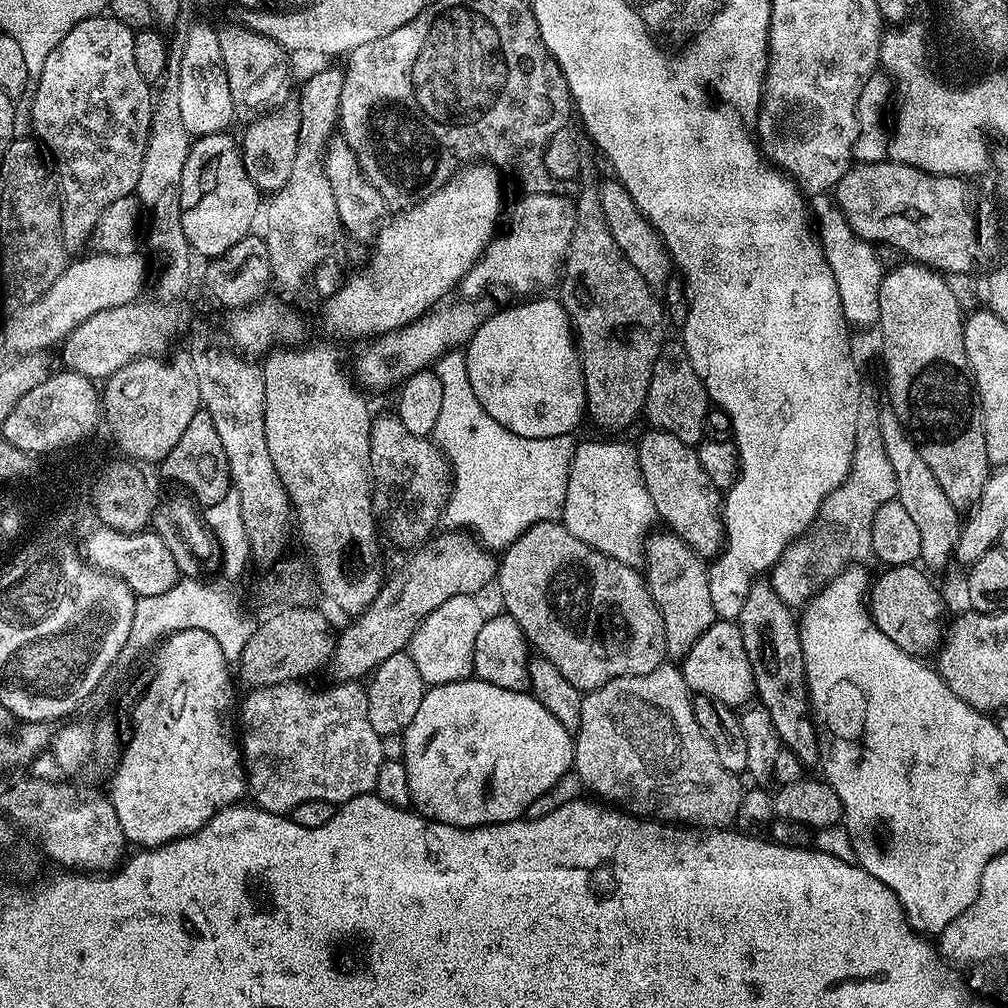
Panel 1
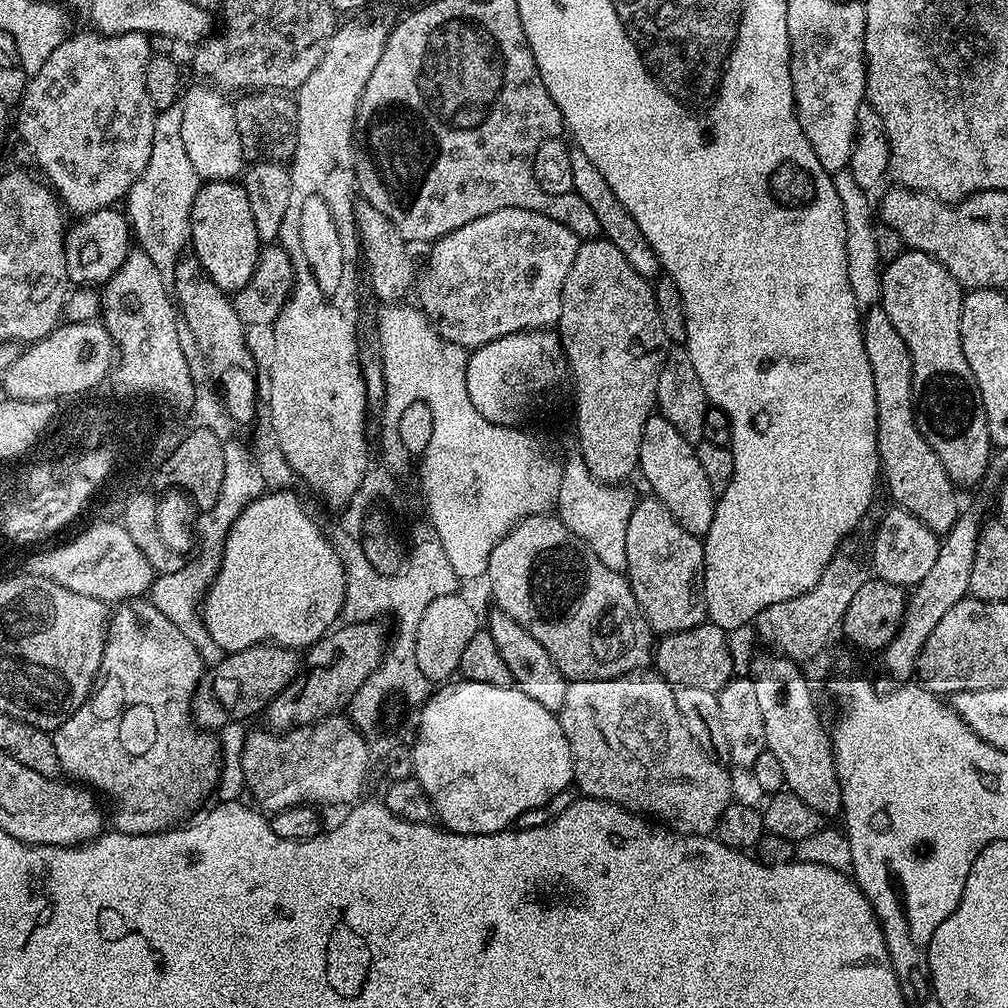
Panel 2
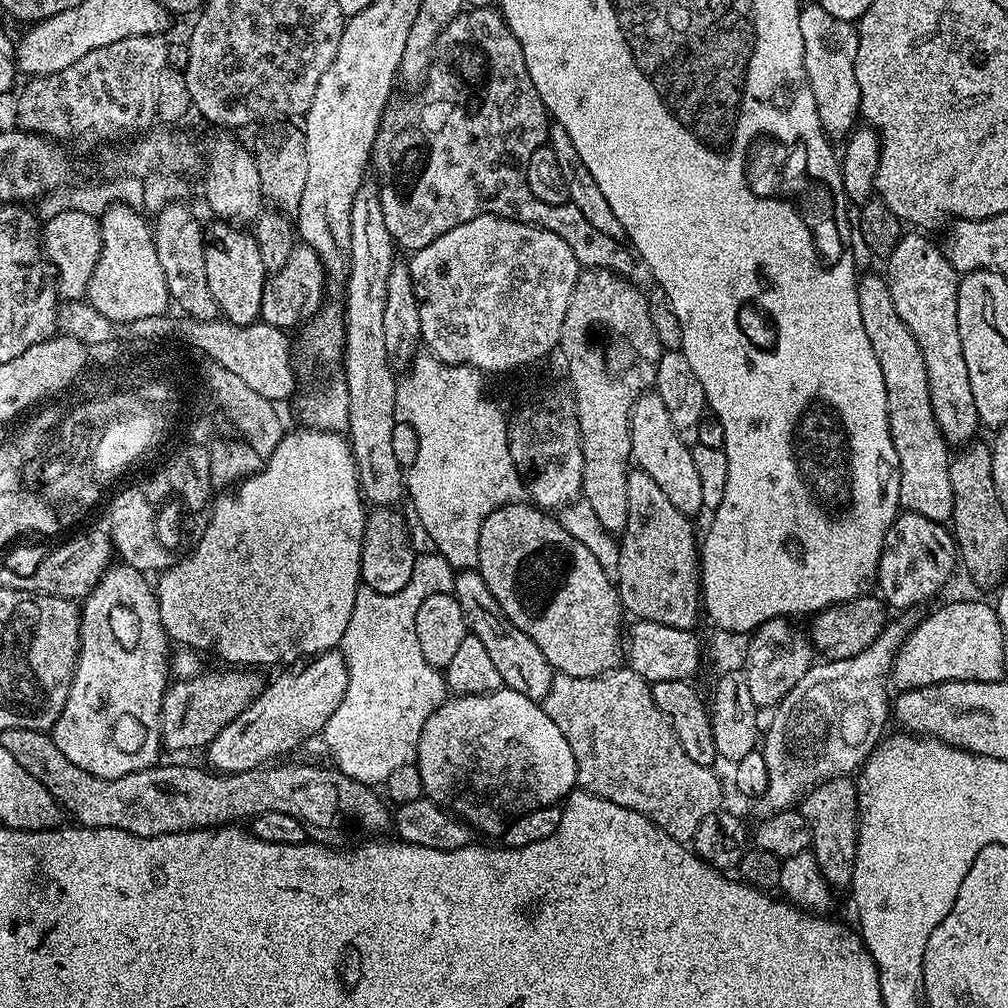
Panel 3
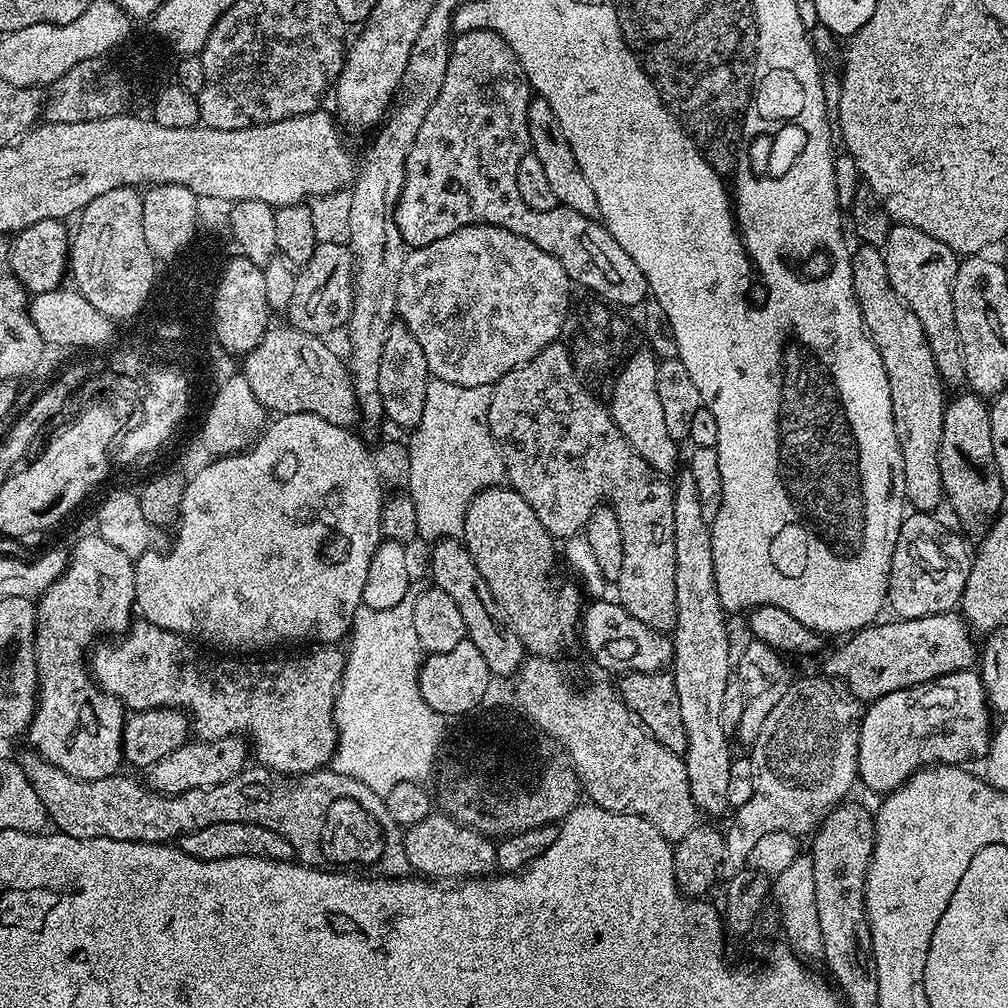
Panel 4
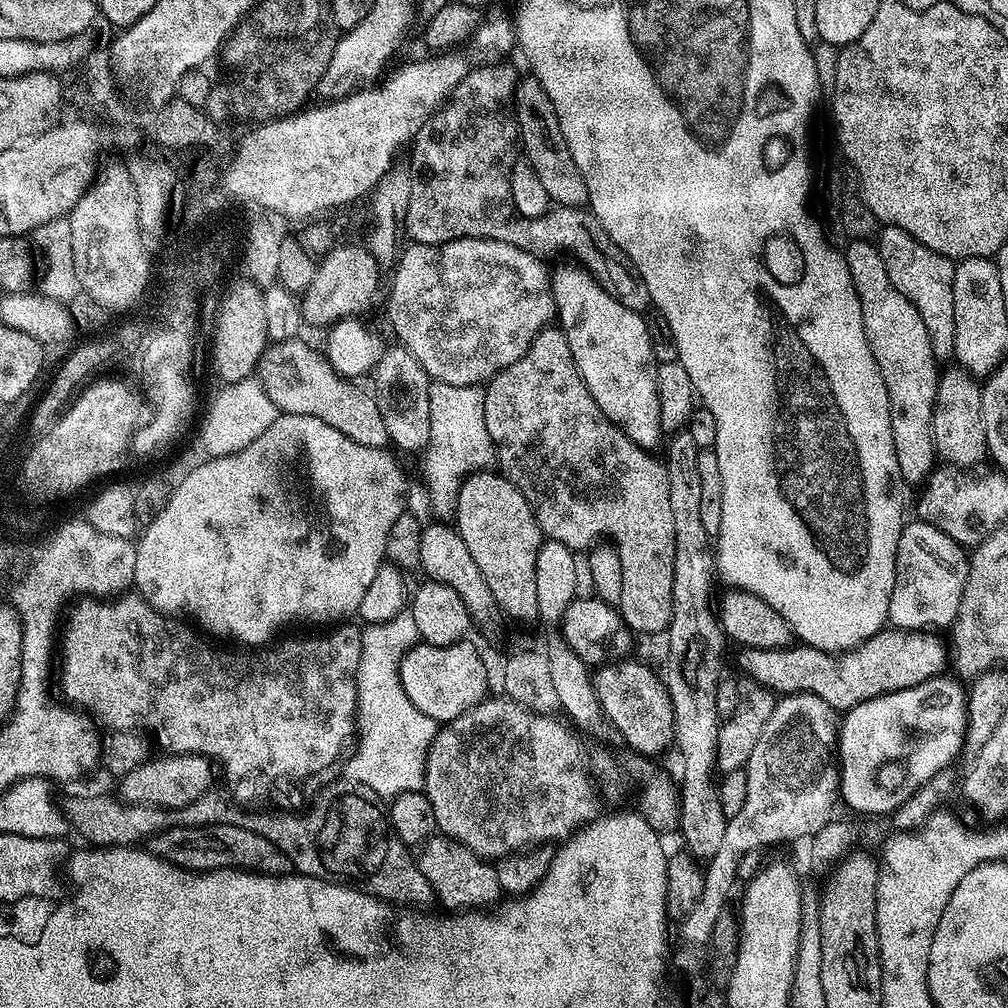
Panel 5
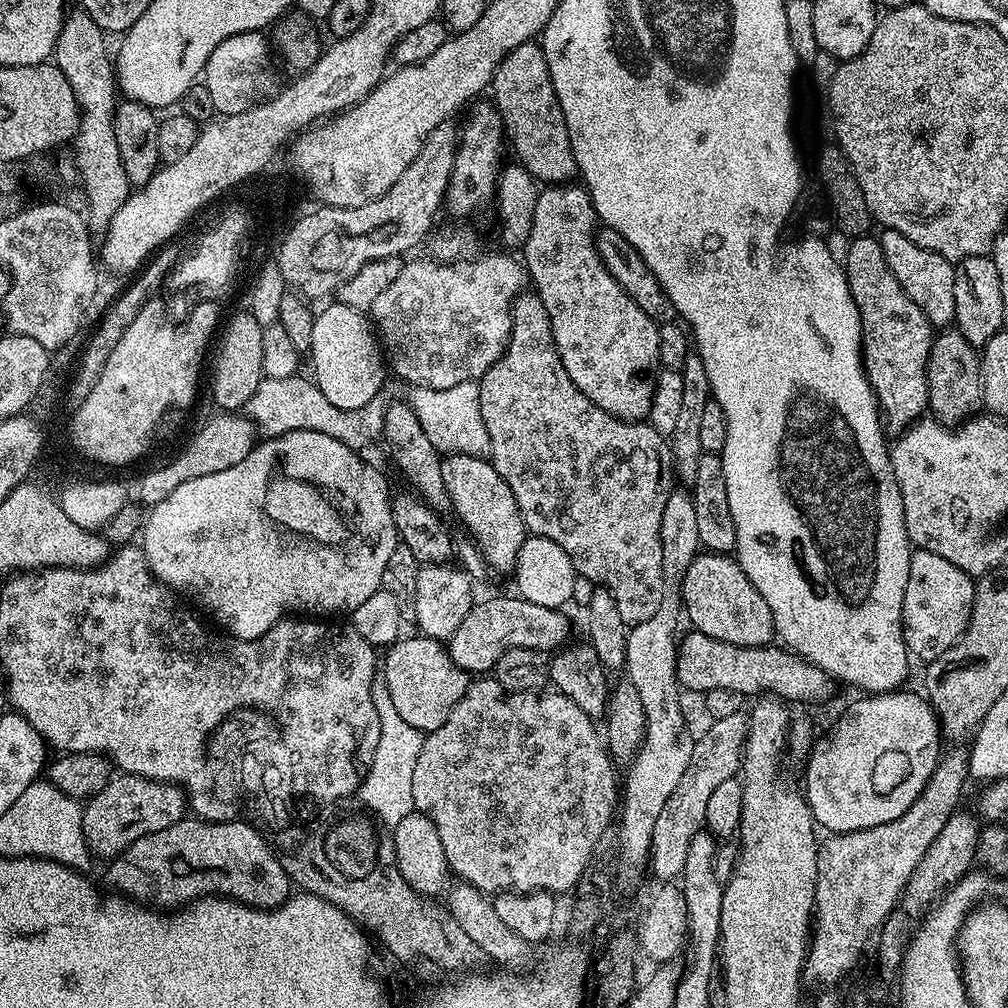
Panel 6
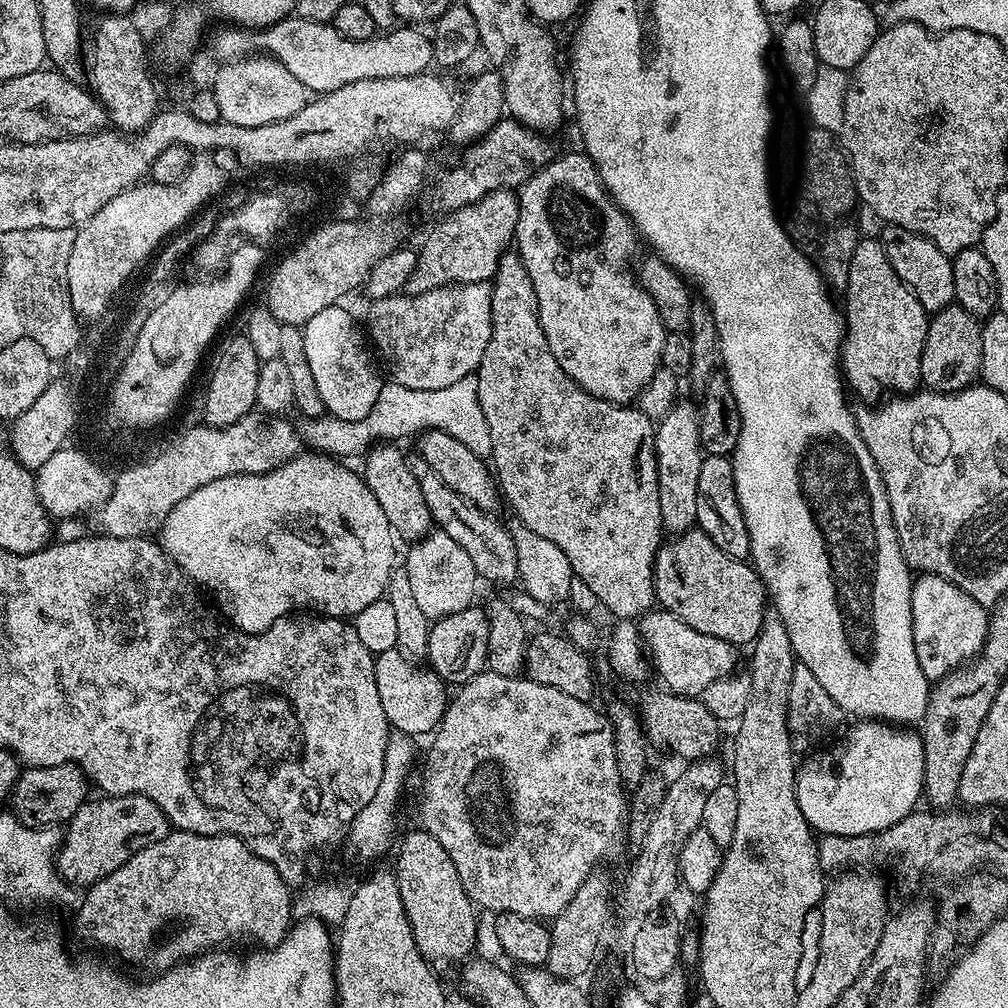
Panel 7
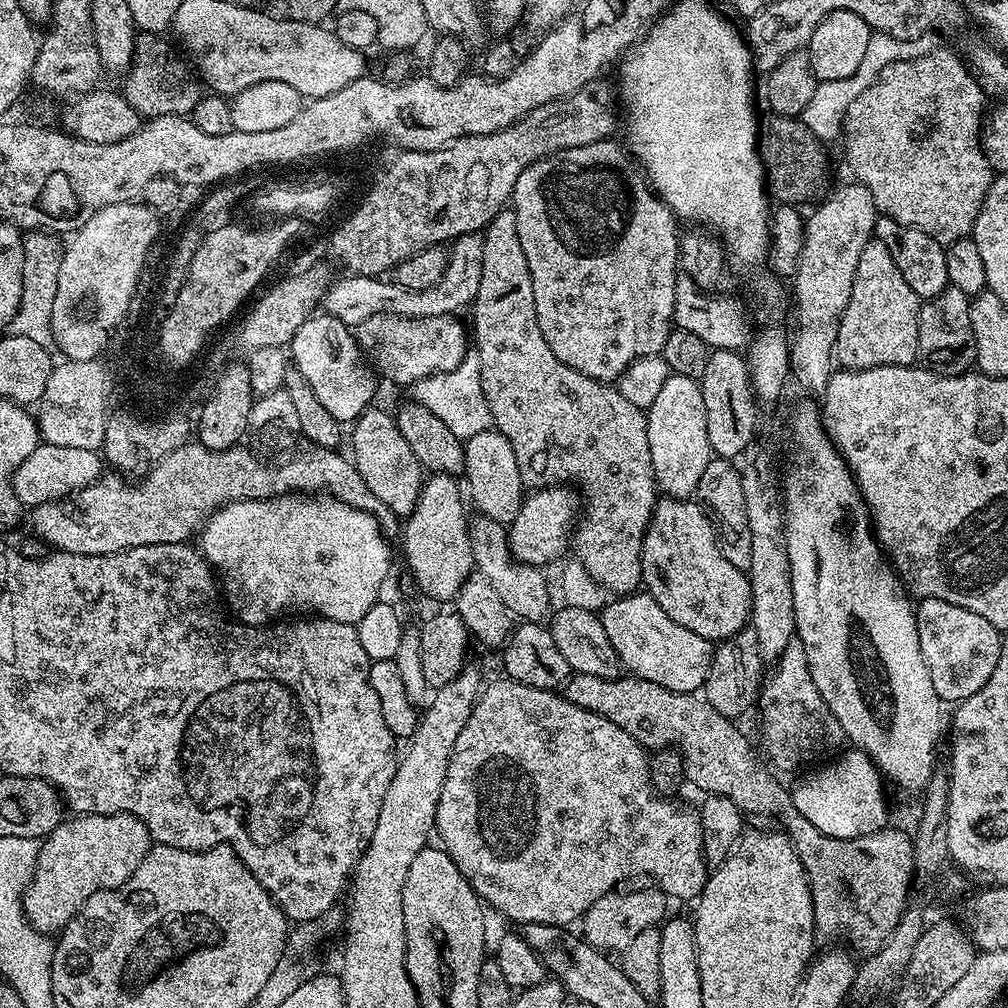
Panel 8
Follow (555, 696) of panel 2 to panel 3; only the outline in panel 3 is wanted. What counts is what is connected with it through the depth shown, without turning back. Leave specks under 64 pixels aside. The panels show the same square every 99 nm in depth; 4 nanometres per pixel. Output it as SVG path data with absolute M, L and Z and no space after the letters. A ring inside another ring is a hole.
M460 570L456 574L456 591L454 593L458 606L462 606L464 620L468 623L471 635L486 646L490 658L494 661L498 674L502 674L504 687L512 688L518 694L526 694L526 698L540 702L550 690L554 670L546 662L542 650L526 635L510 618L504 616L504 611L496 605L494 594L486 586L486 582L480 577L479 571Z

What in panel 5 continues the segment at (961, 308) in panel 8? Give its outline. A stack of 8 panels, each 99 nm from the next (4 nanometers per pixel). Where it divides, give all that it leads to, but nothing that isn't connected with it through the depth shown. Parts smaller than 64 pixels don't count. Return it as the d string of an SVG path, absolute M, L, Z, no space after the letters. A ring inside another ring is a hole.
M951 366L944 368L938 382L938 394L934 398L934 418L932 419L932 437L936 455L945 465L968 466L981 457L988 456L986 446L986 426L982 422L981 381L965 368Z

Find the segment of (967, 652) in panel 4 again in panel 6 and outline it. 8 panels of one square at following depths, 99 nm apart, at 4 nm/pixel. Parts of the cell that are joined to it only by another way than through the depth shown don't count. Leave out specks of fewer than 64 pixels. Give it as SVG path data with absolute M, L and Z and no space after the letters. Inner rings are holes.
M692 630L689 636L679 641L676 649L676 680L681 689L697 694L703 694L710 690L730 690L736 692L742 698L759 697L761 694L778 697L785 702L792 700L824 700L832 696L838 689L837 681L828 675L826 670L814 666L808 660L801 660L795 652L785 650L780 646L767 648L747 648L746 646L730 646L730 642L718 642L706 634Z

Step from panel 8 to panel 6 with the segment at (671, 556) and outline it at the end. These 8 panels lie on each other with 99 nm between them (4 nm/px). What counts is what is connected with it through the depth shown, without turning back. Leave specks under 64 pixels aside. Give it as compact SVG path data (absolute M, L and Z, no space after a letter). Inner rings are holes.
M707 550L701 551L690 562L686 574L680 583L680 596L684 599L683 615L692 623L695 631L706 634L718 642L730 642L730 646L746 646L747 648L767 648L776 636L776 627L770 614L770 606L754 590L750 578L740 569L735 559L728 554L713 554Z

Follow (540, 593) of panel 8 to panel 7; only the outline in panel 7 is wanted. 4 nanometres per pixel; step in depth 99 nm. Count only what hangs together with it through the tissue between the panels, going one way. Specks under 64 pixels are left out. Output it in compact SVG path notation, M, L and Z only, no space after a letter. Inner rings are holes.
M419 454L408 456L410 470L414 470L414 478L418 478L418 486L426 498L426 506L430 506L433 525L439 531L450 534L462 550L474 562L474 570L481 581L493 580L496 584L516 584L518 580L518 553L515 549L514 538L508 532L507 523L491 512L483 512L477 504L472 504L462 494L450 490L446 482L423 460Z

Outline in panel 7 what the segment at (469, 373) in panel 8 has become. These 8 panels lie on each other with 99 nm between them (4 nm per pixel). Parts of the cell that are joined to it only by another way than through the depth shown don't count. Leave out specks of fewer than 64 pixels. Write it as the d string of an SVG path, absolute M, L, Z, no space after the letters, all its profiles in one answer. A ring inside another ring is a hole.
M475 375L462 378L462 382L454 382L454 386L446 386L442 390L410 390L395 382L384 382L378 390L378 402L374 402L374 410L370 410L366 418L350 422L325 414L311 417L305 424L308 425L304 432L302 428L303 439L312 440L313 449L333 458L360 458L377 442L400 442L403 436L408 436L411 432L419 434L430 428L442 430L450 434L450 438L458 438L458 442L462 442L462 446L469 450L474 450L474 454L485 458L492 455L490 426L486 426L486 414L482 414L482 406L478 403L478 382Z

